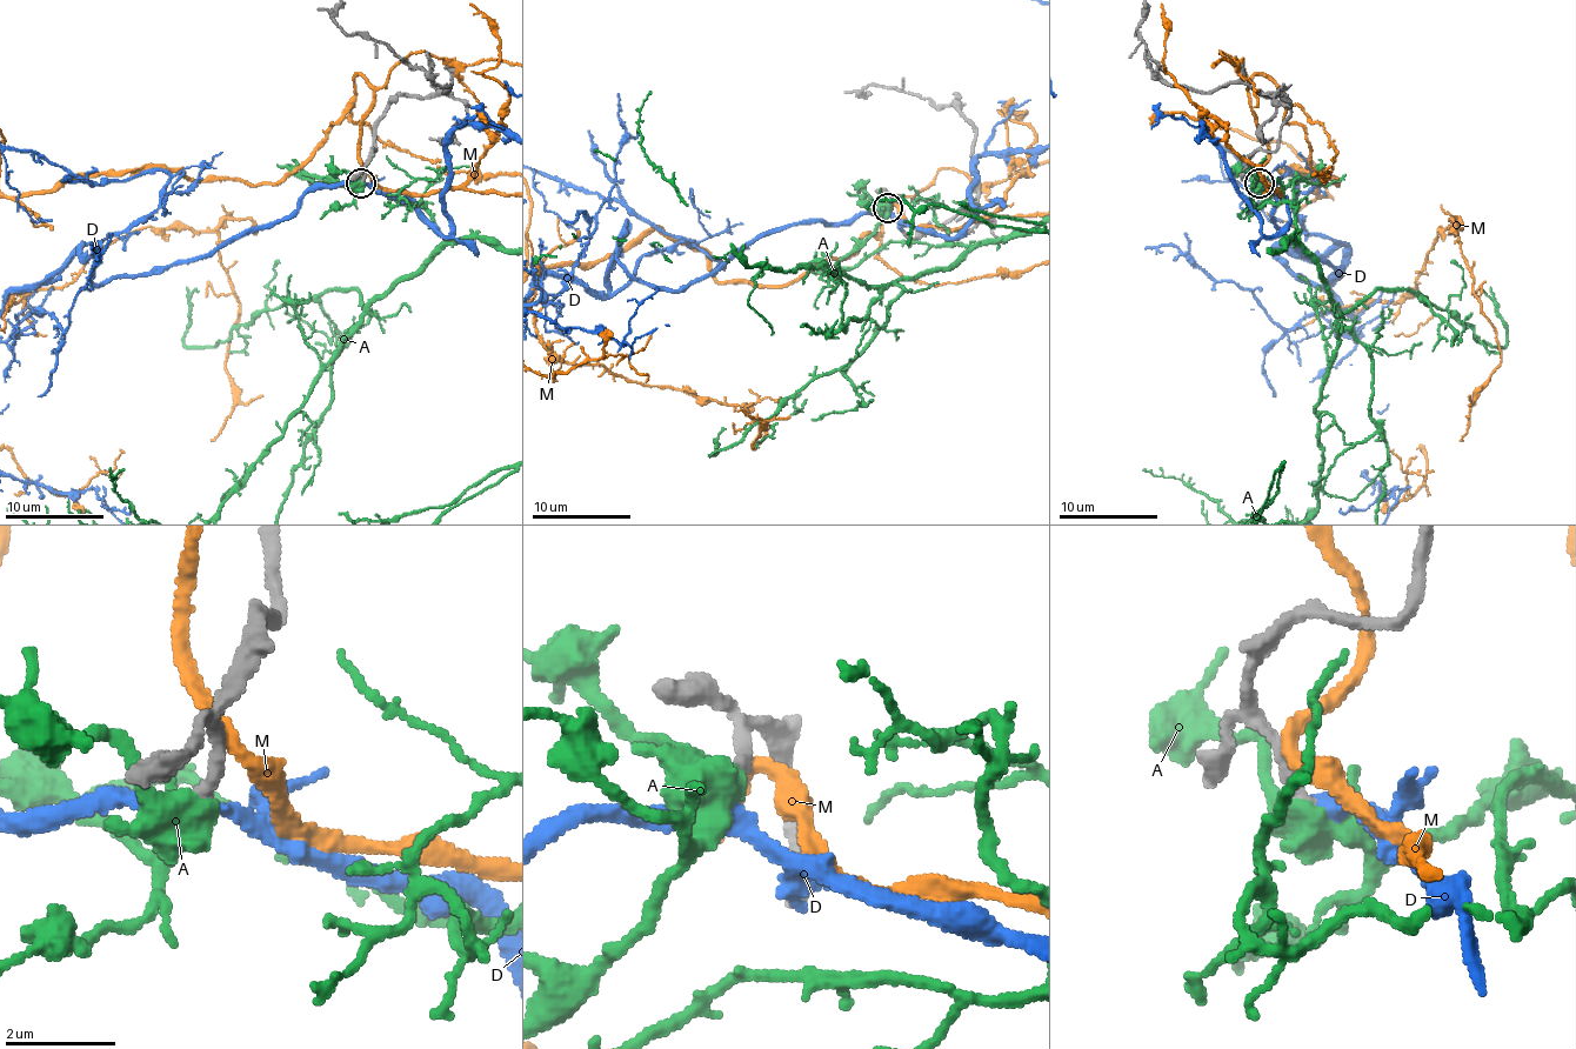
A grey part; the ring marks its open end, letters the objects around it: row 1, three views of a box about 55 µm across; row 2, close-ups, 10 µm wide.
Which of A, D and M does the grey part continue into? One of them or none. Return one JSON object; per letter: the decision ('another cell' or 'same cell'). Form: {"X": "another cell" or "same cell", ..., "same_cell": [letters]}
{"A": "another cell", "D": "same cell", "M": "another cell", "same_cell": ["D"]}

